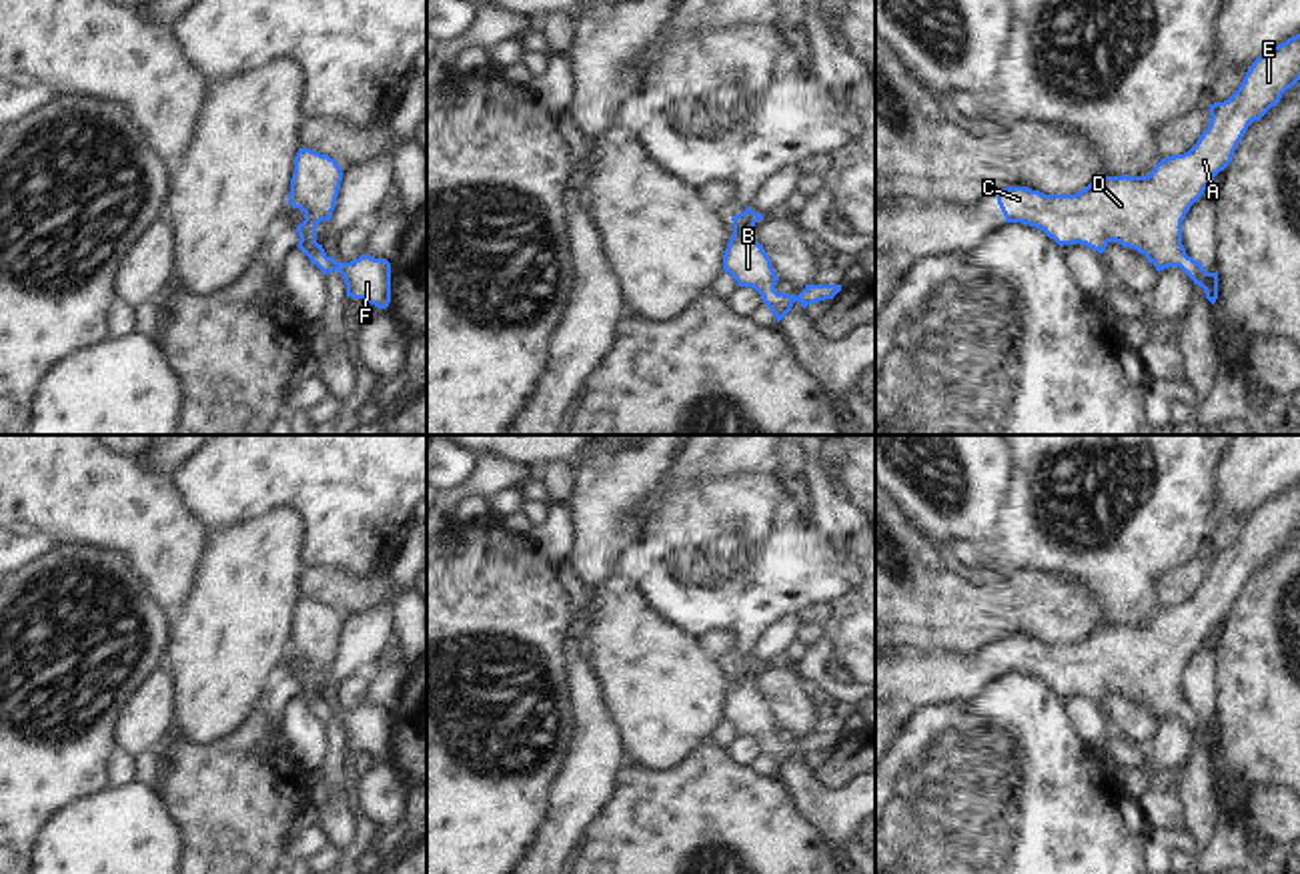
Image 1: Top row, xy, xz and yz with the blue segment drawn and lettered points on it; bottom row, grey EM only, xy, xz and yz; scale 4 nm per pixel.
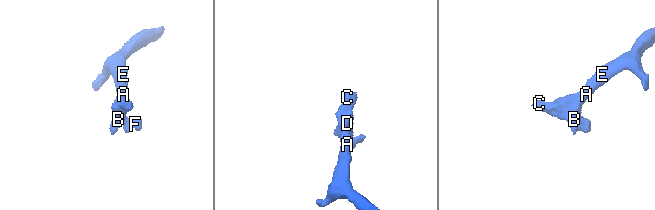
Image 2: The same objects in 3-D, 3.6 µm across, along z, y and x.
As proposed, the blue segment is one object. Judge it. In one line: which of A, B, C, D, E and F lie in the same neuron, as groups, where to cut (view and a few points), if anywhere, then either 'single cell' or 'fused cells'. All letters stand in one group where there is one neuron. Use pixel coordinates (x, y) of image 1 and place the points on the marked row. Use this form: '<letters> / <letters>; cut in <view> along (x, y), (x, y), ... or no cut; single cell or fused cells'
A B C D E F; no cut; single cell

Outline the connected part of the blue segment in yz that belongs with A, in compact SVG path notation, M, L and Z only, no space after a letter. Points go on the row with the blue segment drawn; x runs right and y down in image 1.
M1300 34L1264 50L1248 68L1238 90L1228 100L1210 104L1210 124L1188 152L1162 158L1146 176L1098 176L1076 194L1044 194L1028 186L1008 186L998 192L998 204L1006 216L1006 223L1024 223L1036 227L1050 239L1054 239L1060 247L1080 243L1098 251L1100 255L1112 241L1116 241L1122 247L1130 247L1142 253L1148 263L1156 267L1158 273L1168 267L1180 267L1194 281L1194 285L1200 285L1204 289L1206 299L1214 305L1218 299L1218 271L1208 273L1202 263L1186 255L1186 249L1182 245L1182 221L1186 218L1190 206L1204 194L1214 176L1232 162L1234 150L1238 148L1238 142L1242 140L1248 126L1254 120L1260 120L1272 106L1276 106L1282 94L1298 80Z

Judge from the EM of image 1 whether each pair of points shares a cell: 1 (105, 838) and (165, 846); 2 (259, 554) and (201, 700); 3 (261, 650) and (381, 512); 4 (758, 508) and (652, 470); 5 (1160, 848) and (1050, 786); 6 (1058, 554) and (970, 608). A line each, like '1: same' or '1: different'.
1: same
2: same
3: different
4: different
5: different
6: different

